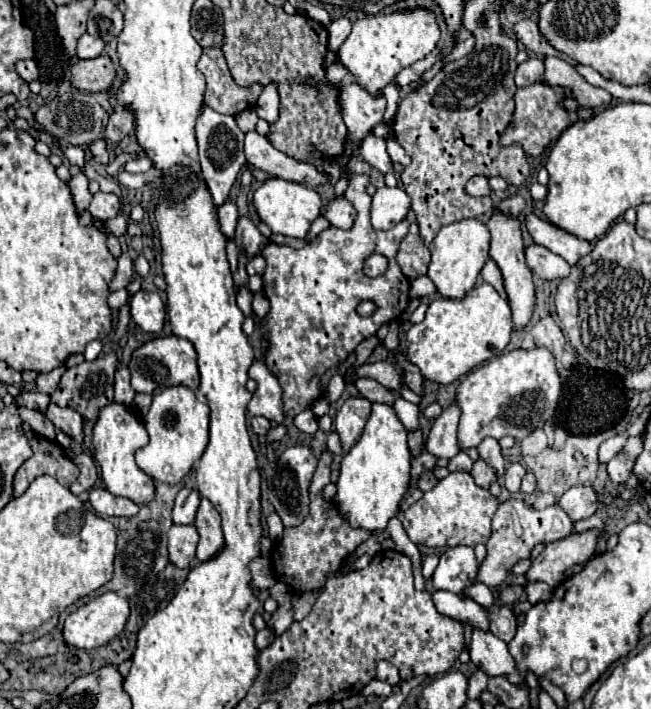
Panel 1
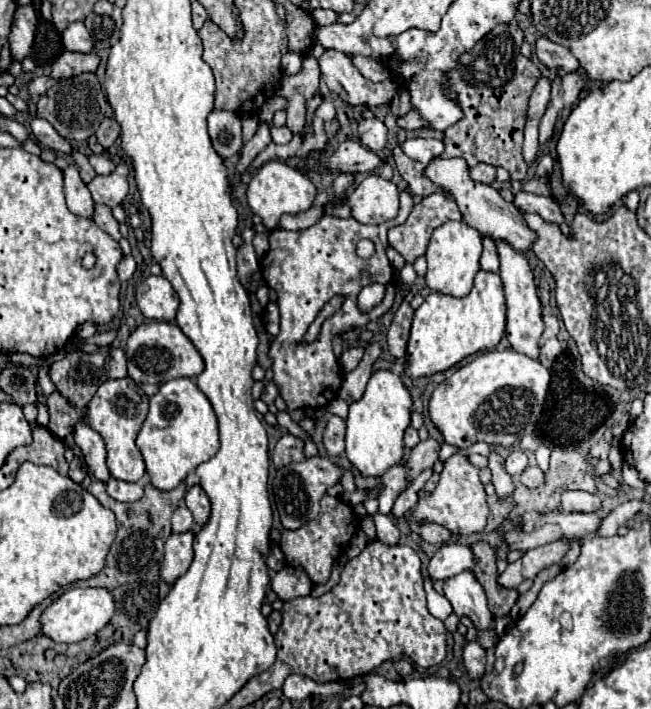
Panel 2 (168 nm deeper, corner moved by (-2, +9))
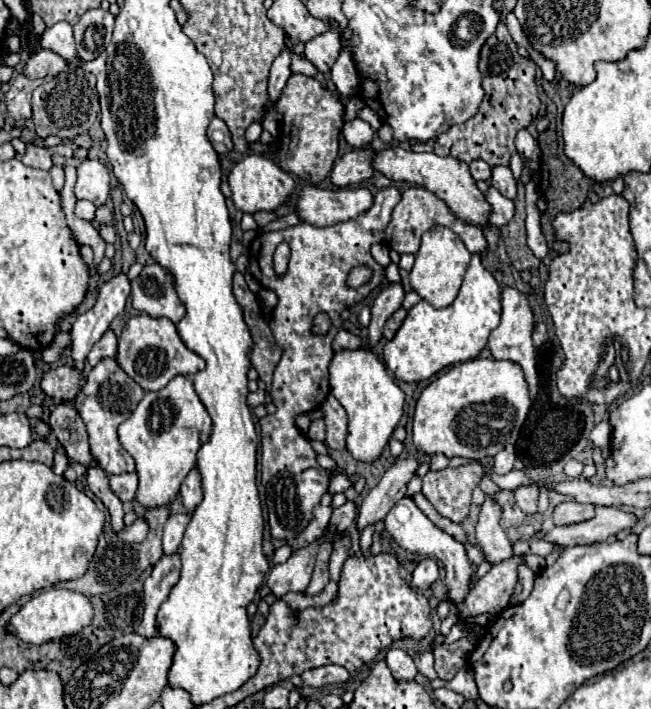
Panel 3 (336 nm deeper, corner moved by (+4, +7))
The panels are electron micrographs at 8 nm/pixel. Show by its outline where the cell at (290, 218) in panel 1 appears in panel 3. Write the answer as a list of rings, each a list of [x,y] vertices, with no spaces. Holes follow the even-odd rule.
[[[248,155],[242,161],[238,161],[228,175],[228,183],[232,189],[234,207],[240,209],[242,213],[274,211],[288,199],[288,195],[294,189],[292,177],[286,171],[282,171],[272,159],[266,159],[262,155]]]

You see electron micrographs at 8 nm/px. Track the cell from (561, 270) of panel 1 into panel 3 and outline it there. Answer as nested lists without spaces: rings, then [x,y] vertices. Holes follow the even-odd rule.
[[[390,147],[386,151],[380,151],[380,155],[374,159],[374,167],[386,175],[392,181],[408,181],[420,187],[426,187],[440,199],[448,203],[448,207],[464,221],[484,227],[488,225],[488,213],[490,207],[484,201],[484,195],[476,189],[476,181],[472,179],[468,165],[464,161],[452,159],[452,157],[438,157],[436,153],[414,153],[406,151],[402,147]]]

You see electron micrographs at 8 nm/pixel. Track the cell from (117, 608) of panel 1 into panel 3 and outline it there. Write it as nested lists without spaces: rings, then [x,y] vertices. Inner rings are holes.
[[[48,589],[42,591],[40,595],[34,595],[30,601],[26,601],[16,615],[8,621],[8,631],[12,631],[20,641],[24,643],[34,643],[34,645],[44,645],[52,639],[68,637],[78,631],[82,631],[94,617],[94,609],[90,601],[68,589]]]

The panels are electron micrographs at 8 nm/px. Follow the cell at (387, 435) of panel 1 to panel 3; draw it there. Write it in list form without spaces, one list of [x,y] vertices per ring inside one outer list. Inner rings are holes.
[[[364,347],[334,353],[330,363],[330,393],[348,413],[348,451],[352,457],[360,461],[376,459],[404,413],[404,393],[388,375],[380,357]]]

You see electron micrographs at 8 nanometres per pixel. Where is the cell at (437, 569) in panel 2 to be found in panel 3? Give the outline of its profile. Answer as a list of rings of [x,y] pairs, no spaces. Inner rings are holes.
[[[422,559],[412,573],[412,587],[424,591],[438,579],[438,565],[434,559]]]

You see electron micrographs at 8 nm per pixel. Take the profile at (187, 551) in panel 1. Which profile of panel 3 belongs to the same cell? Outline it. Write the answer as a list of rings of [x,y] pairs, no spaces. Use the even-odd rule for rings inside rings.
[[[164,555],[152,569],[150,577],[144,583],[144,615],[138,627],[138,635],[154,637],[156,631],[156,613],[164,599],[168,599],[176,579],[180,577],[180,555]]]

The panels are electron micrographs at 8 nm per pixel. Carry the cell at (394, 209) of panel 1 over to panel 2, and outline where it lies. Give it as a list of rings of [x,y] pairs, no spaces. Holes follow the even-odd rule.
[[[368,175],[350,195],[346,195],[346,205],[352,207],[354,219],[368,225],[380,225],[398,215],[400,189],[380,175]]]

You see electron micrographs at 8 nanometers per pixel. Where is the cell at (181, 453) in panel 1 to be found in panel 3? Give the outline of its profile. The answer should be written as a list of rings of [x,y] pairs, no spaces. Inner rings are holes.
[[[178,375],[160,391],[148,391],[138,403],[134,413],[120,423],[118,439],[120,445],[134,457],[138,473],[136,501],[142,507],[162,507],[170,505],[180,491],[180,485],[188,471],[196,463],[196,453],[202,443],[208,441],[212,421],[202,401],[198,399],[192,379]]]

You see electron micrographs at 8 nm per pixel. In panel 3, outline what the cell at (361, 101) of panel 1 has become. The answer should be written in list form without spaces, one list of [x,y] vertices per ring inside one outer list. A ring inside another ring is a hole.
[[[337,23],[331,24],[331,30],[324,35],[316,35],[316,39],[310,39],[304,45],[304,55],[316,65],[320,73],[328,73],[332,69],[334,61],[340,55],[340,38]]]

